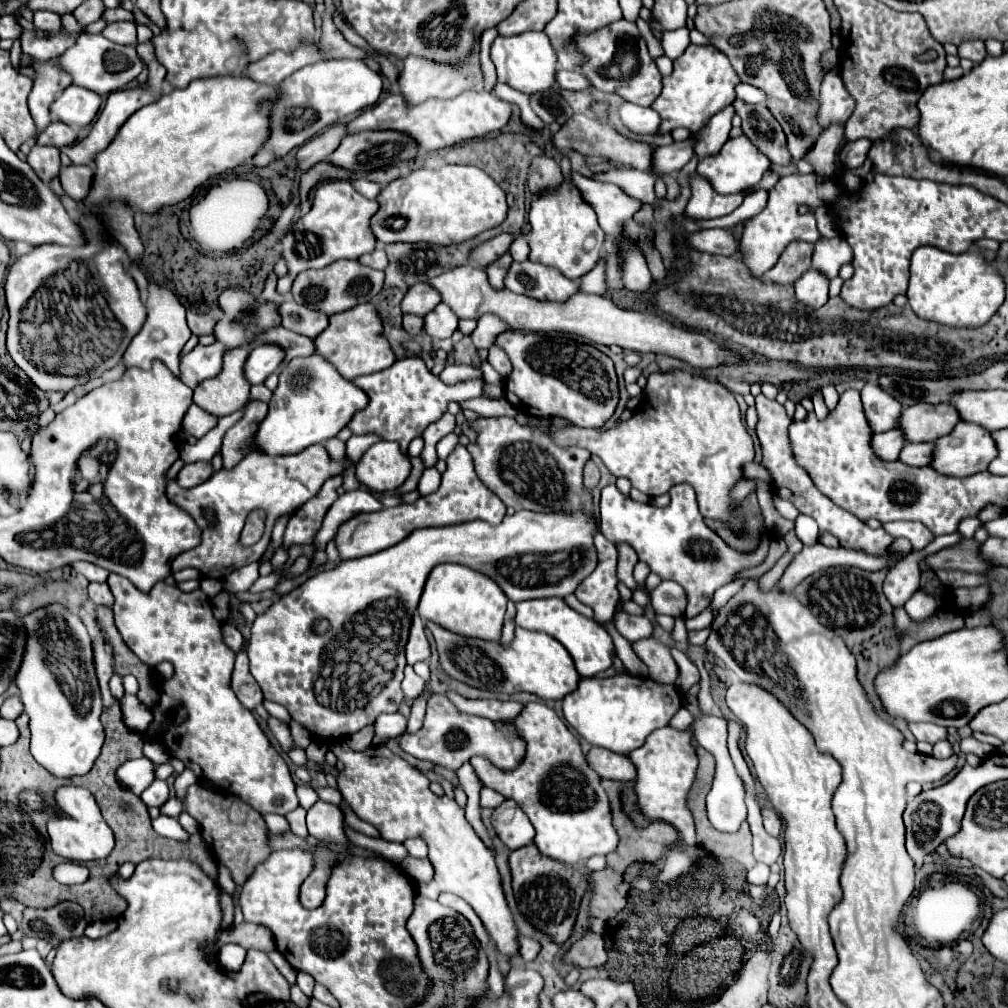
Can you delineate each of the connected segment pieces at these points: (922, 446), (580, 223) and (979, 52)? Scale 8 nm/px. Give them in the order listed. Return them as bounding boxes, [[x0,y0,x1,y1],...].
[[900,443,932,467],[528,181,604,279],[958,39,988,63]]

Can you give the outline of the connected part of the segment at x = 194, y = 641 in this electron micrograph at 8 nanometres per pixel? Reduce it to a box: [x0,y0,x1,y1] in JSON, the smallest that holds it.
[106,573,298,815]

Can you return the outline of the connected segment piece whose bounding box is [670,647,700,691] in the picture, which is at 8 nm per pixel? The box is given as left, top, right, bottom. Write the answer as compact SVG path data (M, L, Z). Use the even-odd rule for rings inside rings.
M676 647L670 649L676 665L678 665L678 679L676 679L676 687L680 687L680 691L688 691L692 687L692 683L696 683L700 679L696 665L690 661L688 655L684 655L682 651L678 651Z

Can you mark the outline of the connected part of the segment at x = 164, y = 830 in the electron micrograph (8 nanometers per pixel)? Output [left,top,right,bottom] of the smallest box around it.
[152,815,190,841]

